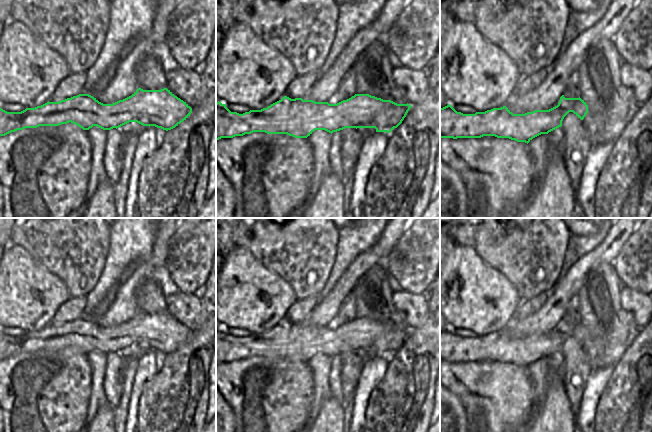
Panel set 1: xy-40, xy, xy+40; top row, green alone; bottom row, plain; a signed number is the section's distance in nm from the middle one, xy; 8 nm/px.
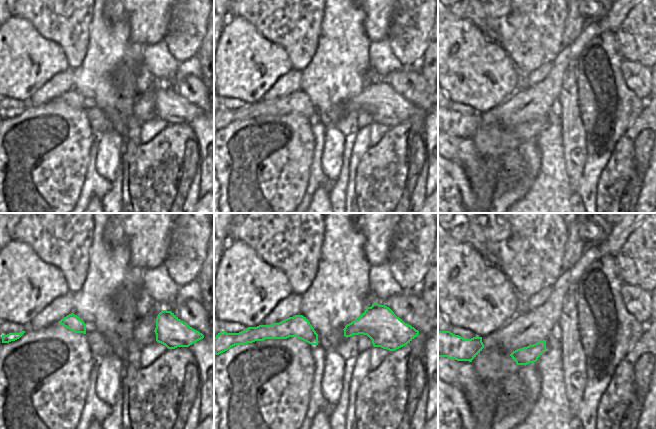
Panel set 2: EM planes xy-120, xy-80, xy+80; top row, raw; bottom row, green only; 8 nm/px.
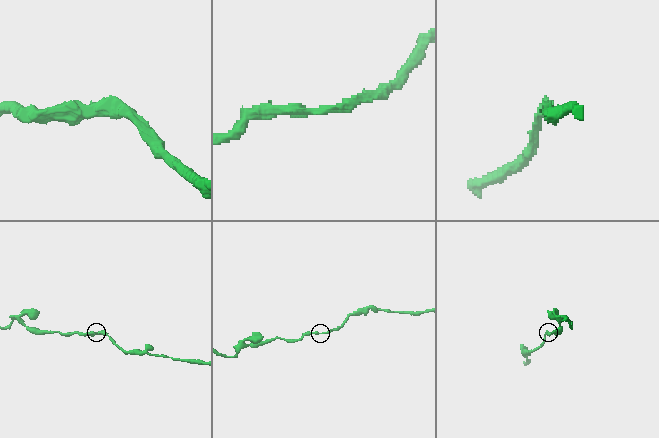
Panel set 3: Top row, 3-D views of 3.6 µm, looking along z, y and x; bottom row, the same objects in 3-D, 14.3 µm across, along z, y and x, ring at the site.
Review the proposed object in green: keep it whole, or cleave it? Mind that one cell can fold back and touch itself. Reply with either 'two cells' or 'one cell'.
one cell

